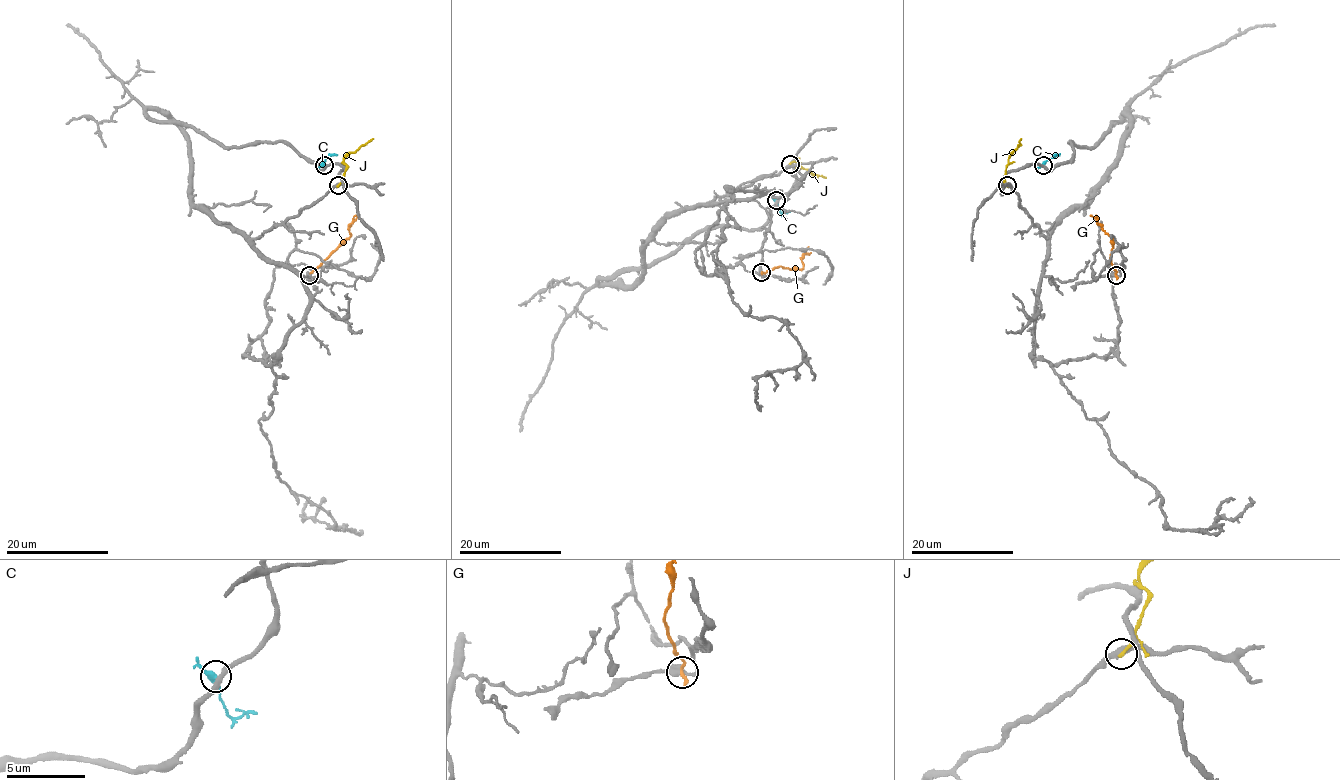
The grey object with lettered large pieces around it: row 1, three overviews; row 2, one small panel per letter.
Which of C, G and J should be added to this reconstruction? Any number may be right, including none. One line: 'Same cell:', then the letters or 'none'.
Same cell: none

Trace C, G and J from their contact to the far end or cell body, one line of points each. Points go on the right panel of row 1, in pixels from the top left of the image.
C: (1043, 165), (1056, 156)
G: (1116, 275), (1110, 257), (1112, 238), (1090, 215)
J: (1007, 185), (1004, 180), (1008, 159), (1021, 139)

